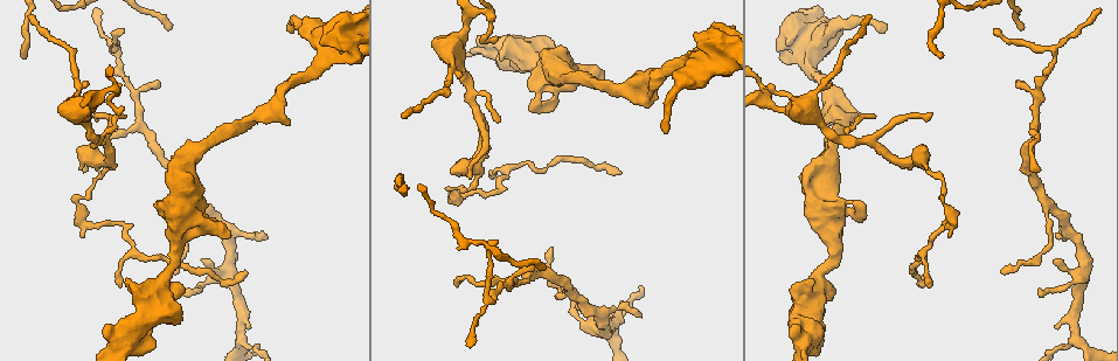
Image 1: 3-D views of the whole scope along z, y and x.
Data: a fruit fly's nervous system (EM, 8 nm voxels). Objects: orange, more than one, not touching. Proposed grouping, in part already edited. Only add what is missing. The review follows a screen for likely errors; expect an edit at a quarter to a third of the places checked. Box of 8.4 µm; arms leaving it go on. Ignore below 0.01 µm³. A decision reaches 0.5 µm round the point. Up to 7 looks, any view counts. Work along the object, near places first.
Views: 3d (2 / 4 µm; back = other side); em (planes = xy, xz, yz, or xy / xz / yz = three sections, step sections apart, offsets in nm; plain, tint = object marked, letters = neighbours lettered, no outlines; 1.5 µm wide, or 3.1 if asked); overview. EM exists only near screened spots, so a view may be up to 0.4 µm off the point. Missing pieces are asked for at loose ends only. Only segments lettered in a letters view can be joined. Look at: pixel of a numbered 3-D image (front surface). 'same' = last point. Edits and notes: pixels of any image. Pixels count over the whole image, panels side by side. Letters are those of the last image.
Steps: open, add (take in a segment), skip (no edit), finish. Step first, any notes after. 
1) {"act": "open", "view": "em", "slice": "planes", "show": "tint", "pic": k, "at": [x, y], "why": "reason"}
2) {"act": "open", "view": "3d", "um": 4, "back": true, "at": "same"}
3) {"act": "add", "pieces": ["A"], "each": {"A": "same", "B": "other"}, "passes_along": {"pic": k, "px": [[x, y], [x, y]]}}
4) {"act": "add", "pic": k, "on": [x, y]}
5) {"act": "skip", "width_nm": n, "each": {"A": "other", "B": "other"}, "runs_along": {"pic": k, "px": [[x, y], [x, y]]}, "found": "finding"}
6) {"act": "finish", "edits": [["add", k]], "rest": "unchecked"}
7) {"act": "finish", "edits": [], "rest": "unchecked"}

{"act": "open", "view": "em", "slice": "xz", "step": 4, "show": "tint", "pic": 1, "at": [228, 237], "why": "stops while still wide"}

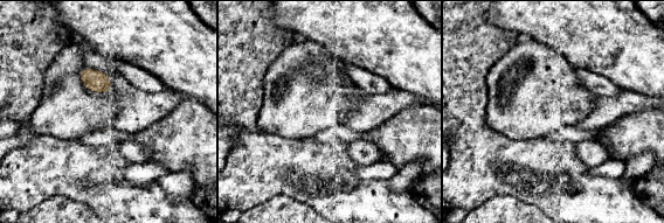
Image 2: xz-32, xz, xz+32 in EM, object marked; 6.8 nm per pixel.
{"act": "open", "view": "em", "slice": "planes", "show": "tint", "at": "same", "why": "another direction"}

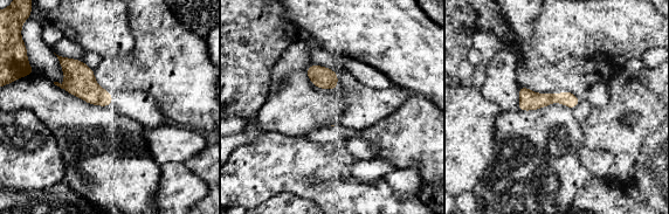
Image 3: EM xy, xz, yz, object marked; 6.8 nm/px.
{"act": "open", "view": "em", "slice": "planes", "show": "letters", "at": "same"}

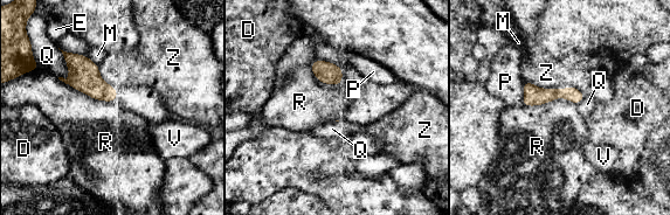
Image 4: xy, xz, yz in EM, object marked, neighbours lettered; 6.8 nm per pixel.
{"act": "skip", "each": {"D": "other", "E": "other", "M": "other", "P": "other", "Q": "other", "R": "other", "V": "other", "Z": "other"}, "border": {"pic": 4, "px": [[310, 63], [320, 82], [343, 83]]}, "found": "no lettered segment goes on from it"}

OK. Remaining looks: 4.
{"act": "open", "view": "3d", "um": 2, "pic": 1, "at": [77, 150], "why": "free end"}

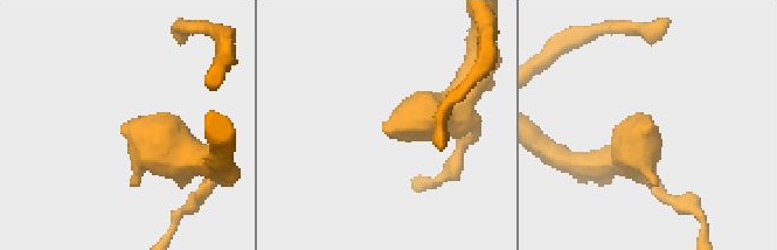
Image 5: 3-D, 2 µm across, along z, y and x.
{"act": "open", "view": "em", "slice": "planes", "show": "letters", "pic": 5, "at": [653, 129]}

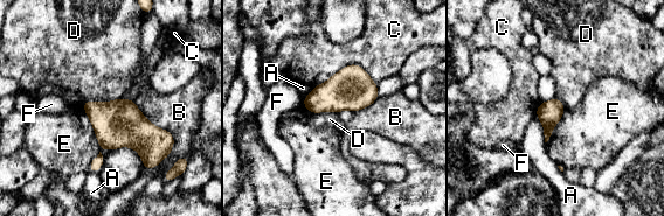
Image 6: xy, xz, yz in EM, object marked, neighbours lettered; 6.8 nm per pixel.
{"act": "skip", "width_nm": 150, "each": {"A": "other", "B": "other", "C": "other", "D": "other", "E": "other", "F": "other"}, "border": {"pic": 6, "px": [[122, 96], [110, 100], [81, 103]]}, "found": "none of them fits"}

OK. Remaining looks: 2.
{"act": "open", "view": "em", "slice": "planes", "show": "letters", "pic": 1, "at": [123, 30], "why": "tapers out"}

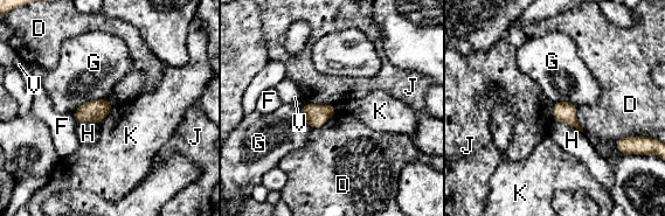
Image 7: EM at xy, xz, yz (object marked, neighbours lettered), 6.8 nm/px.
{"act": "skip", "width_nm": 140, "longest_contact_nm": ["H", 220], "each": {"D": "other", "F": "other", "G": "other", "H": "other", "J": "other", "K": "other", "V": "other"}, "found": "none of them fits"}

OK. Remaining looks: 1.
{"act": "finish", "edits": [], "rest": "unchecked"}

